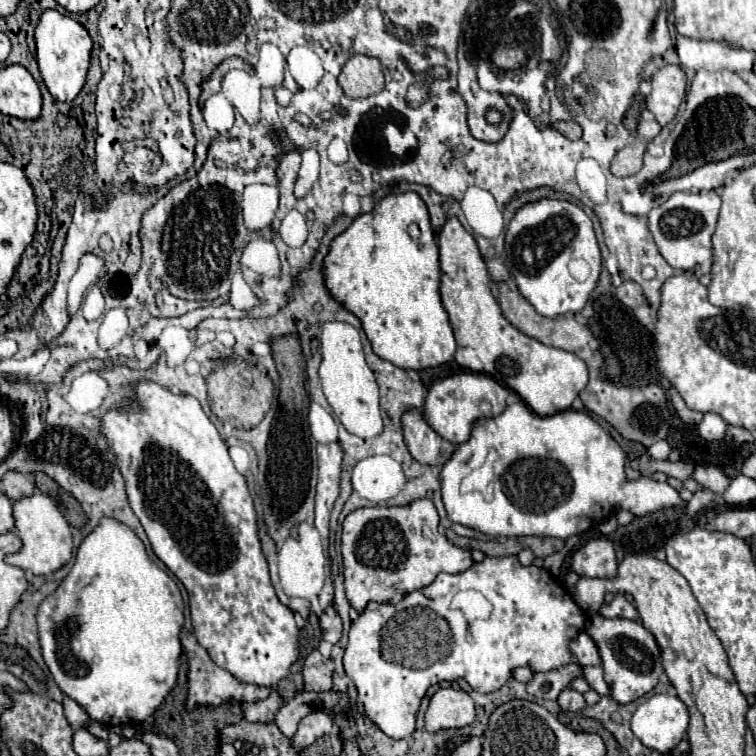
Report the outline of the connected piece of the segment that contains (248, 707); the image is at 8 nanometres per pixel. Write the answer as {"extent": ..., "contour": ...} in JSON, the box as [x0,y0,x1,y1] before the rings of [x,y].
{"extent":[242,687,284,723],"contour":[[[272,687],[272,693],[268,699],[260,701],[260,703],[244,703],[242,711],[244,717],[248,721],[258,721],[258,723],[272,723],[274,715],[278,713],[278,709],[284,705],[284,697],[278,693],[276,687]]]}

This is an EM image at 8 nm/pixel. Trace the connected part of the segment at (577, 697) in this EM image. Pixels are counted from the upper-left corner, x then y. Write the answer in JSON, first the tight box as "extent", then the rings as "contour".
{"extent":[558,687,586,711],"contour":[[[566,687],[566,689],[560,693],[558,703],[560,703],[560,707],[562,707],[564,711],[580,711],[580,709],[586,707],[586,701],[584,701],[582,693],[574,691],[572,687]]]}

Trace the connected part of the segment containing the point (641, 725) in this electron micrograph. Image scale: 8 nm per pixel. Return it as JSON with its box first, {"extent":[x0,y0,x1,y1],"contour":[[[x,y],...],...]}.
{"extent":[632,695,688,753],"contour":[[[652,695],[632,715],[632,733],[644,747],[666,753],[674,749],[688,729],[688,709],[674,695]]]}

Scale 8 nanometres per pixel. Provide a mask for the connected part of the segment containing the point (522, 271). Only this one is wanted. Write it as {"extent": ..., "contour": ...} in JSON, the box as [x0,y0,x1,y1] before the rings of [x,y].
{"extent":[506,199,602,319],"contour":[[[542,199],[536,203],[524,205],[514,219],[510,221],[510,227],[506,231],[506,255],[512,263],[510,273],[518,285],[520,295],[532,303],[532,307],[548,317],[548,319],[558,319],[560,315],[568,313],[578,313],[584,309],[588,303],[592,291],[598,285],[600,271],[602,271],[602,255],[594,237],[592,221],[590,217],[576,207],[574,203],[568,201],[556,201],[556,199]]]}

